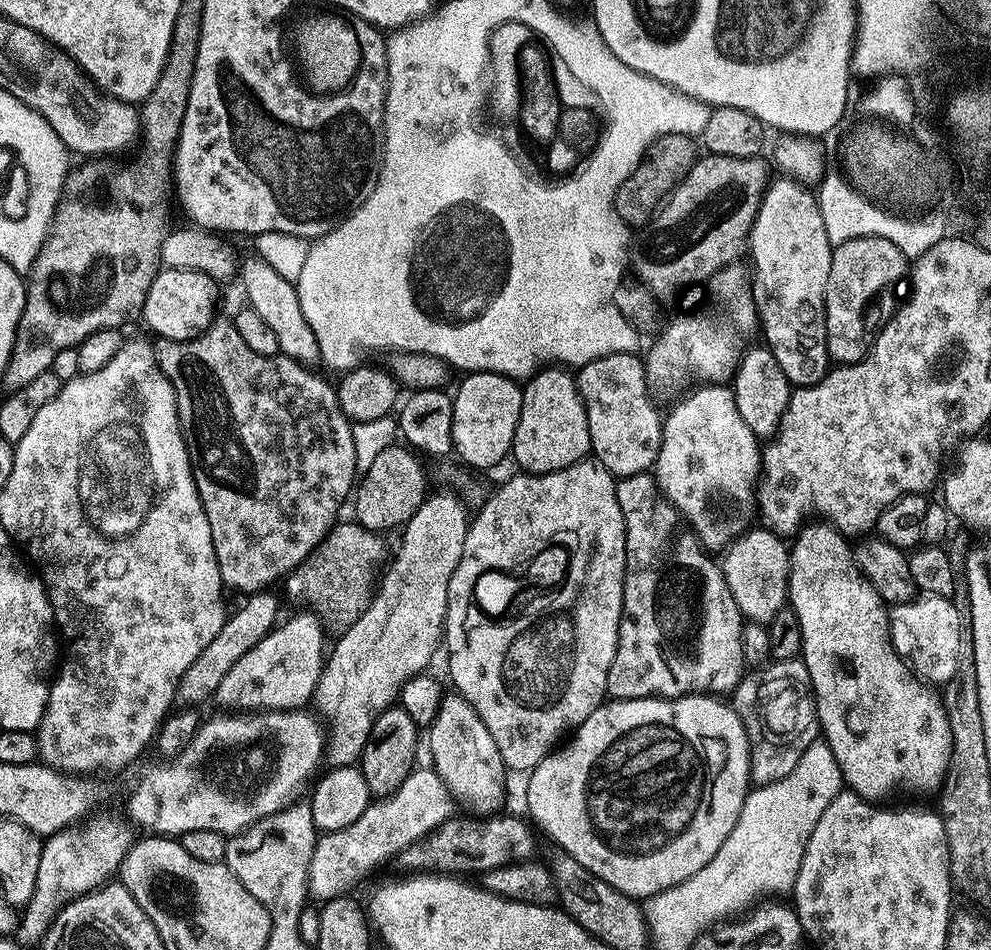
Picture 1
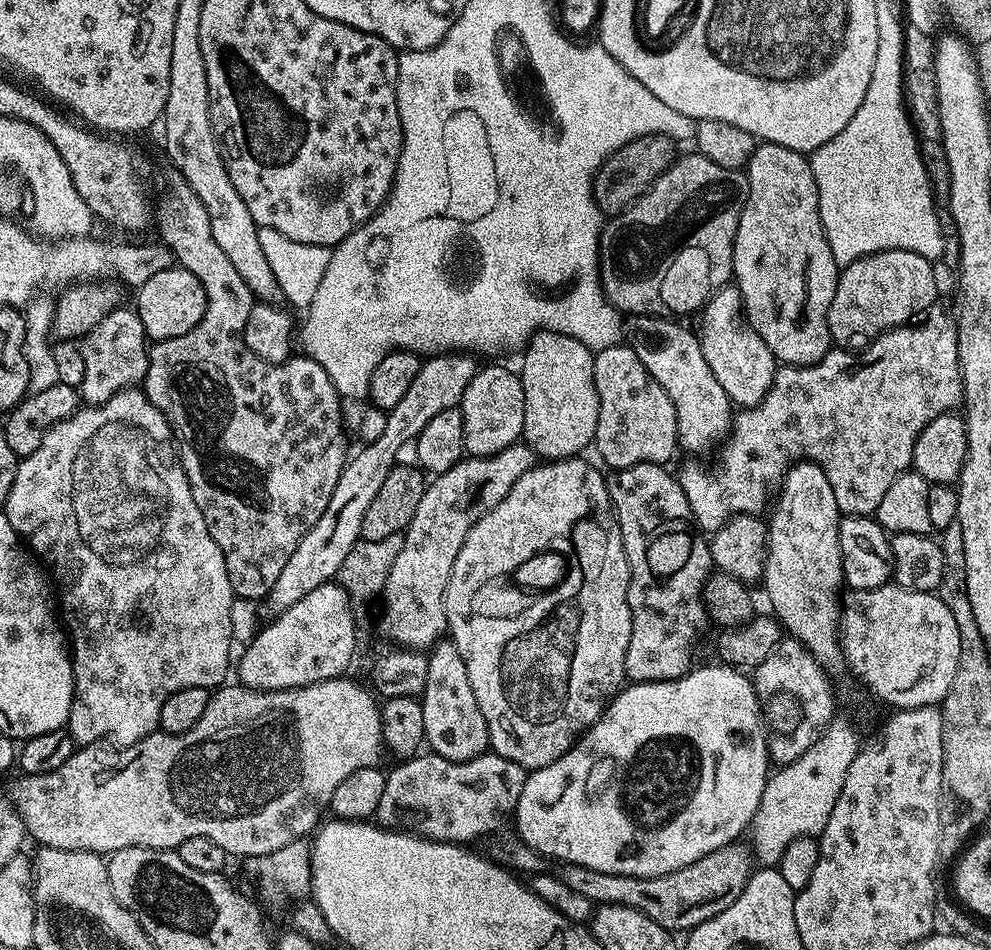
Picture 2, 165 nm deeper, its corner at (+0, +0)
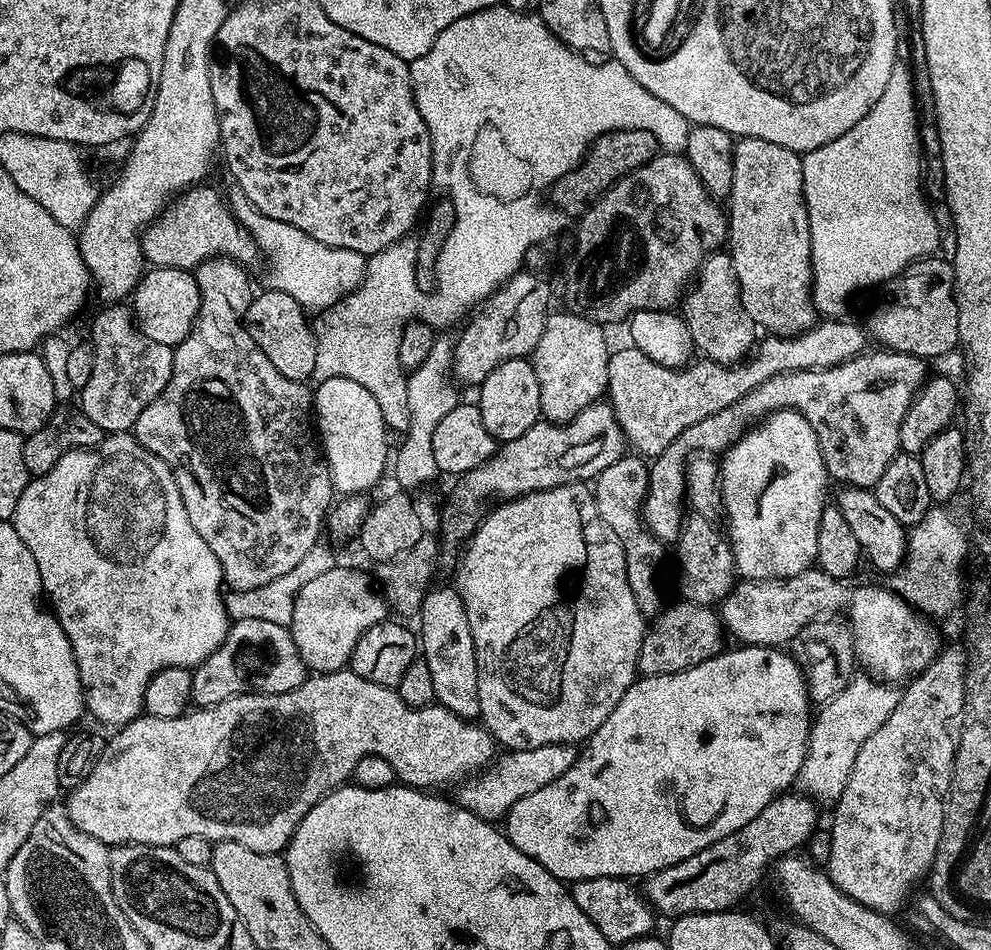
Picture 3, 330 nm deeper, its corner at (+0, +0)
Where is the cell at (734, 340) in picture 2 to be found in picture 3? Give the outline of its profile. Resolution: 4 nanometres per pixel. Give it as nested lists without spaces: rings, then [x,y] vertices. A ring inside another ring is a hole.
[[[724,250],[713,252],[704,259],[694,280],[682,301],[682,315],[688,323],[693,345],[699,351],[701,348],[704,351],[701,353],[714,362],[739,364],[753,351],[758,340],[758,329],[740,301],[740,287],[731,255]]]

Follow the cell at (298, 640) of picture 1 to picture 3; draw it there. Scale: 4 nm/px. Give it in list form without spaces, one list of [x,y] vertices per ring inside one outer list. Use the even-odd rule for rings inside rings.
[[[334,566],[330,570],[326,570],[326,574],[318,574],[318,578],[306,582],[306,586],[302,586],[302,590],[298,590],[298,598],[294,602],[294,618],[290,625],[294,646],[298,648],[298,654],[302,658],[305,669],[316,674],[347,669],[358,638],[362,638],[362,634],[366,634],[366,630],[370,630],[370,626],[381,624],[389,612],[390,608],[385,597],[377,591],[373,582],[371,584],[368,581],[367,574],[359,572],[356,568]]]

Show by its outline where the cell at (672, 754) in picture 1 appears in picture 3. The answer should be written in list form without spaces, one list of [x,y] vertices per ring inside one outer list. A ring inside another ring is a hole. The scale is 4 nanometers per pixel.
[[[736,646],[736,649],[725,650],[719,656],[710,658],[706,662],[702,662],[693,668],[687,668],[681,672],[674,674],[662,674],[661,676],[640,676],[626,690],[626,694],[622,694],[622,698],[618,702],[618,706],[614,706],[614,710],[610,710],[610,714],[606,718],[606,722],[602,722],[602,726],[598,726],[598,730],[593,736],[588,737],[583,745],[582,751],[577,755],[574,766],[570,766],[570,770],[566,770],[566,774],[562,774],[562,778],[554,778],[554,782],[550,782],[550,786],[542,786],[542,790],[534,790],[534,794],[526,794],[526,798],[522,798],[509,810],[506,817],[506,839],[512,843],[514,848],[520,851],[520,855],[534,858],[534,862],[538,866],[542,866],[545,872],[549,872],[553,878],[561,882],[575,882],[577,880],[585,880],[586,878],[602,878],[603,876],[618,876],[621,878],[636,878],[632,876],[640,876],[639,878],[647,878],[652,873],[674,866],[678,862],[682,862],[686,858],[690,858],[694,854],[698,854],[702,850],[706,850],[706,846],[710,846],[714,842],[718,842],[722,838],[726,838],[726,834],[734,834],[738,830],[742,830],[742,826],[746,826],[746,822],[750,822],[750,818],[755,818],[757,814],[762,814],[762,810],[766,810],[766,806],[775,796],[787,793],[788,787],[796,784],[796,775],[800,773],[802,762],[806,758],[806,750],[808,749],[808,729],[812,727],[813,717],[808,716],[808,704],[810,705],[810,697],[808,695],[808,683],[804,680],[802,669],[797,666],[796,659],[787,651],[780,648],[757,648],[755,646]]]

